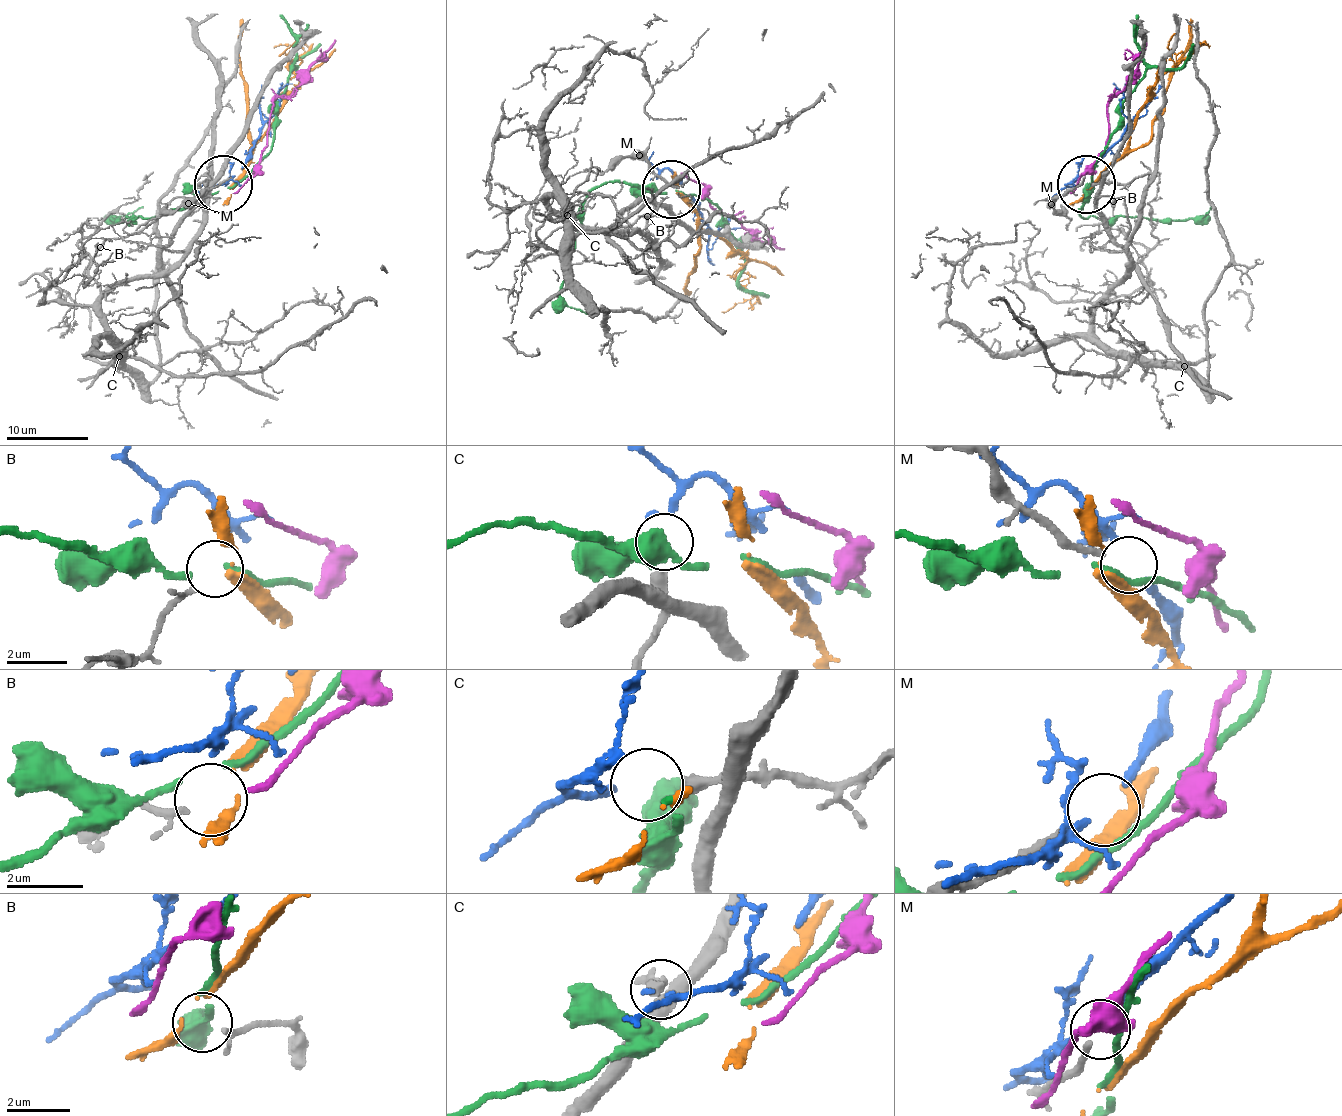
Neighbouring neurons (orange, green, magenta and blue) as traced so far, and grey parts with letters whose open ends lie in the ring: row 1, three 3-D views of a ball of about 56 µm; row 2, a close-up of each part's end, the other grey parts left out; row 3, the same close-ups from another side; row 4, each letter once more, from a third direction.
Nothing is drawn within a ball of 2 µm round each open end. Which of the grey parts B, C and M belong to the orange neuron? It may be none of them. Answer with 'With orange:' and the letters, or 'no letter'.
With orange: B

